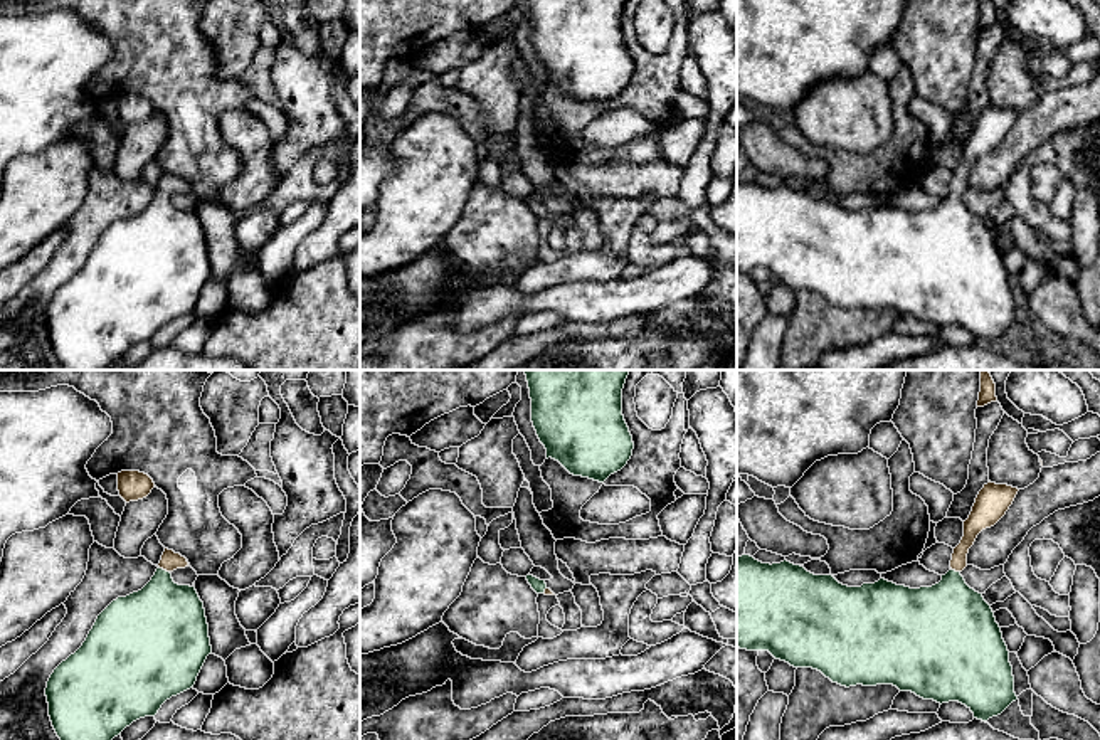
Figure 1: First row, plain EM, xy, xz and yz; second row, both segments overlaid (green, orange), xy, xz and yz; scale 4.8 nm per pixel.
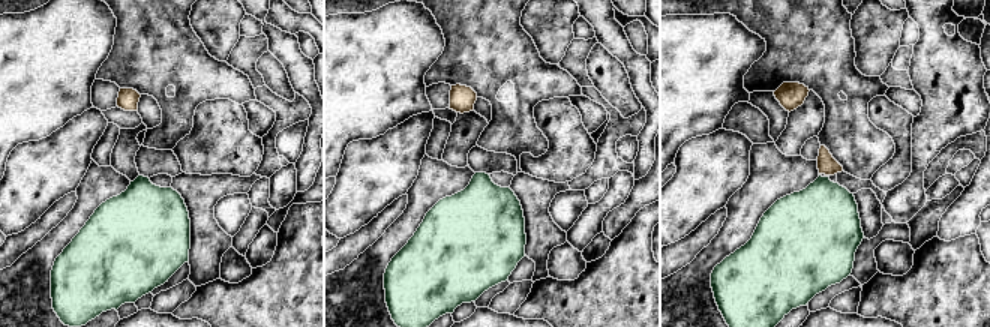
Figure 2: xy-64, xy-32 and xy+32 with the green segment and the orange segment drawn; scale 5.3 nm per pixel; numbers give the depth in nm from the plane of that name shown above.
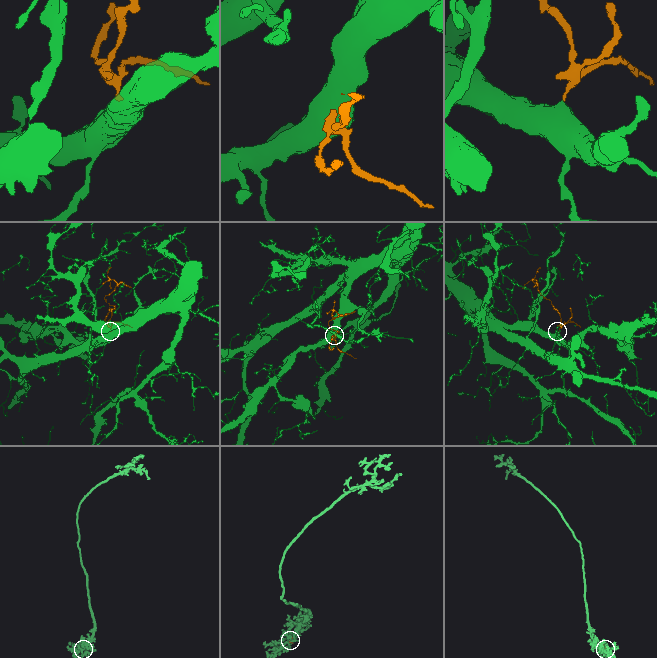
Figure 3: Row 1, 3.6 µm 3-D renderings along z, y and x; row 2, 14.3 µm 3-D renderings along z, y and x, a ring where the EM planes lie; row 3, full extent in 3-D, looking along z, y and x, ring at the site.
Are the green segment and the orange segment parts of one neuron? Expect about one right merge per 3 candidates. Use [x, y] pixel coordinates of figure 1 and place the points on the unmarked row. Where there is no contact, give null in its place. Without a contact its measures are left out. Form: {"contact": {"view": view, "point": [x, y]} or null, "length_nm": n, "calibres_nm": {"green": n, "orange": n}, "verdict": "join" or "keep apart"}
{"contact": {"view": "xy", "point": [162, 192]}, "length_nm": 70, "calibres_nm": {"green": 380, "orange": 90}, "verdict": "join"}

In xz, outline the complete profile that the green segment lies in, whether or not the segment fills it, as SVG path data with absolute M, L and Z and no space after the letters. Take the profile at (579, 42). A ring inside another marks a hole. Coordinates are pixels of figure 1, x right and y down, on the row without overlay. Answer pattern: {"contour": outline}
{"contour": "M526 0L531 45L547 82L558 84L570 98L604 106L632 79L634 66L622 39L627 0Z"}

